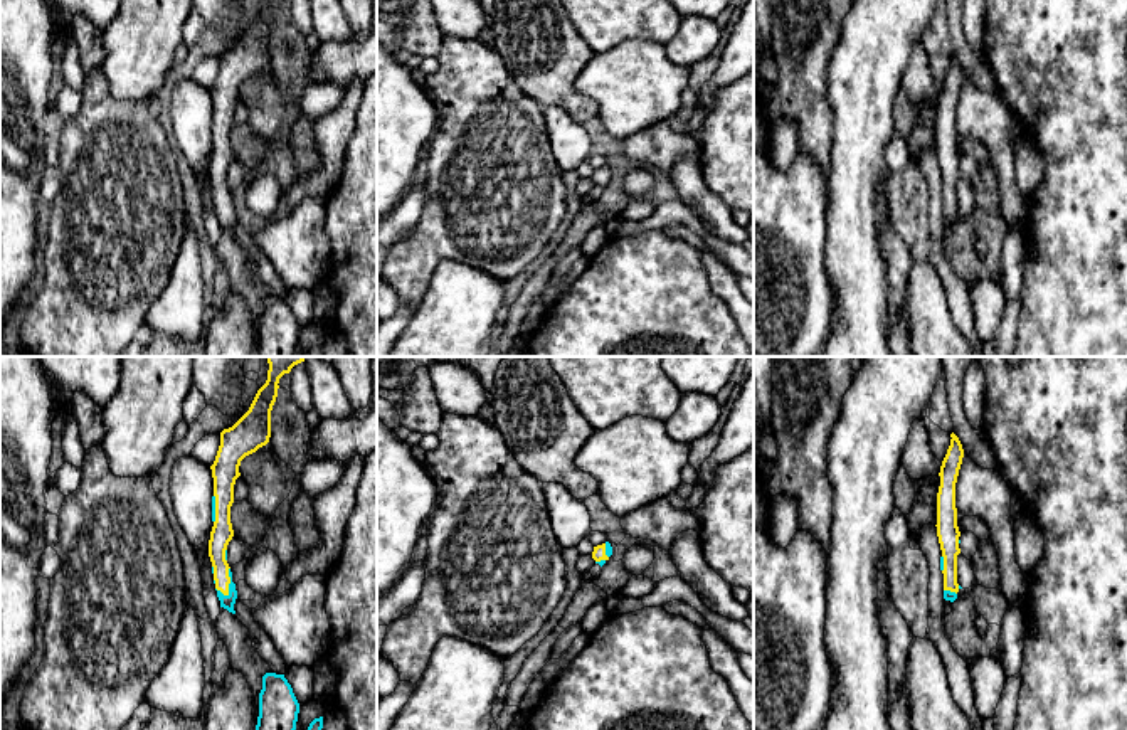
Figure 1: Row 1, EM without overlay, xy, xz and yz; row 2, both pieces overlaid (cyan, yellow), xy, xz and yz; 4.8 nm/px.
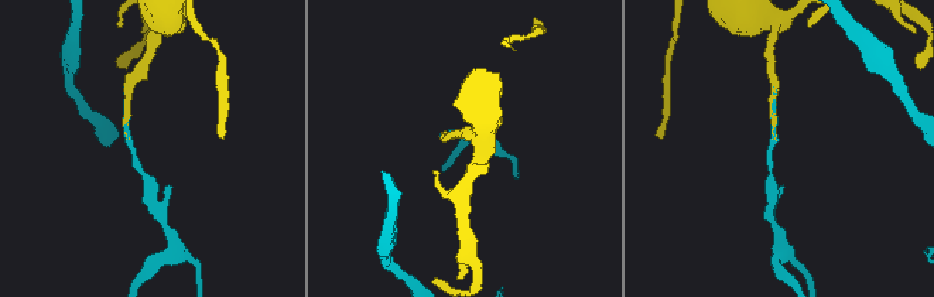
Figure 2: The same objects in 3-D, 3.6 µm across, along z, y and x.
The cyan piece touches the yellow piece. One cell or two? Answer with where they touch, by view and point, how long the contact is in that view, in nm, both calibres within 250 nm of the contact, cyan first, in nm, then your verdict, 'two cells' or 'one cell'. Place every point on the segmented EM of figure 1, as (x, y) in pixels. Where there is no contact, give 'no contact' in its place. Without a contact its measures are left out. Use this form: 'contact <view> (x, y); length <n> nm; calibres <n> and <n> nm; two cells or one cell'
contact xy (231, 582); length 150 nm; calibres 70 and 100 nm; two cells

